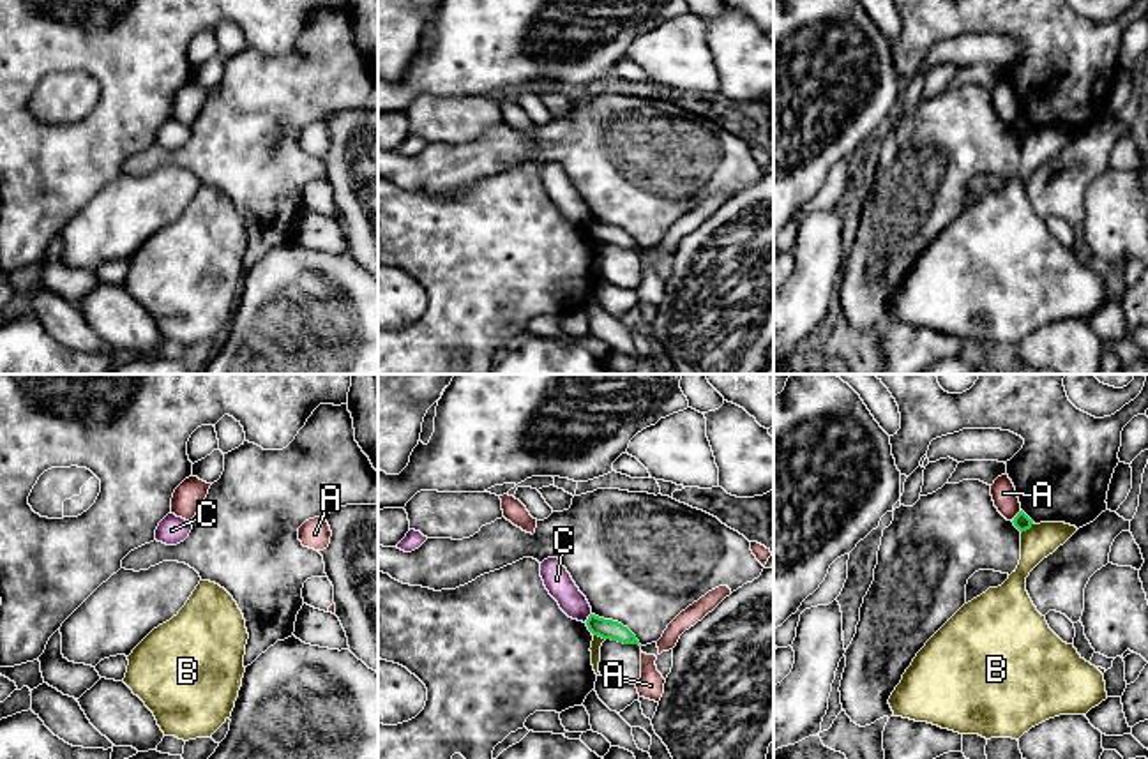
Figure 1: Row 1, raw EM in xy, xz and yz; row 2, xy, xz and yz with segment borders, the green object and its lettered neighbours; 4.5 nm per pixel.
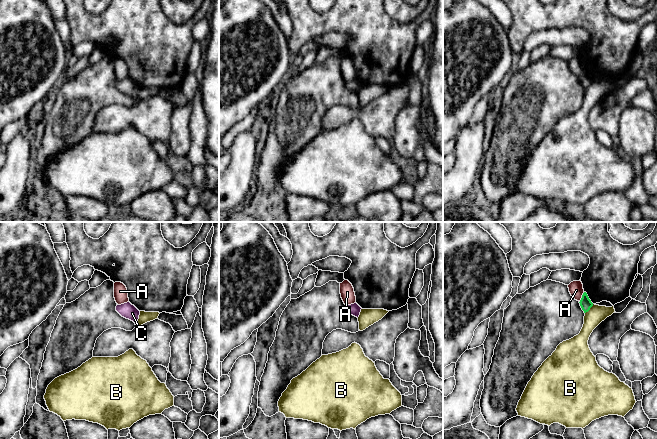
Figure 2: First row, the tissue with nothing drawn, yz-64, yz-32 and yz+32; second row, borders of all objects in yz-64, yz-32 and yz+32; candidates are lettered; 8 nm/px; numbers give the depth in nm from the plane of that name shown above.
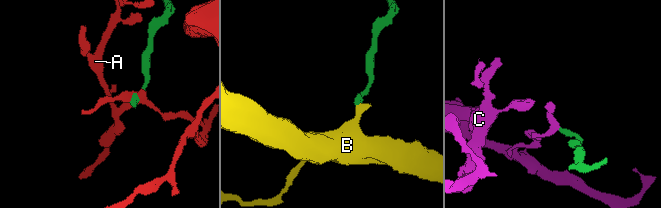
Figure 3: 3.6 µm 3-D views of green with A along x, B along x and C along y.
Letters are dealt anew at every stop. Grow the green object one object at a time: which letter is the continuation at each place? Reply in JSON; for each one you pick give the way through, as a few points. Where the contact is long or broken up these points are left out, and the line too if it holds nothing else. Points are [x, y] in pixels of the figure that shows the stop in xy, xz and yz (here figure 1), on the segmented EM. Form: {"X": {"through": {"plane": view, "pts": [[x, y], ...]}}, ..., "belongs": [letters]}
{"belongs": []}

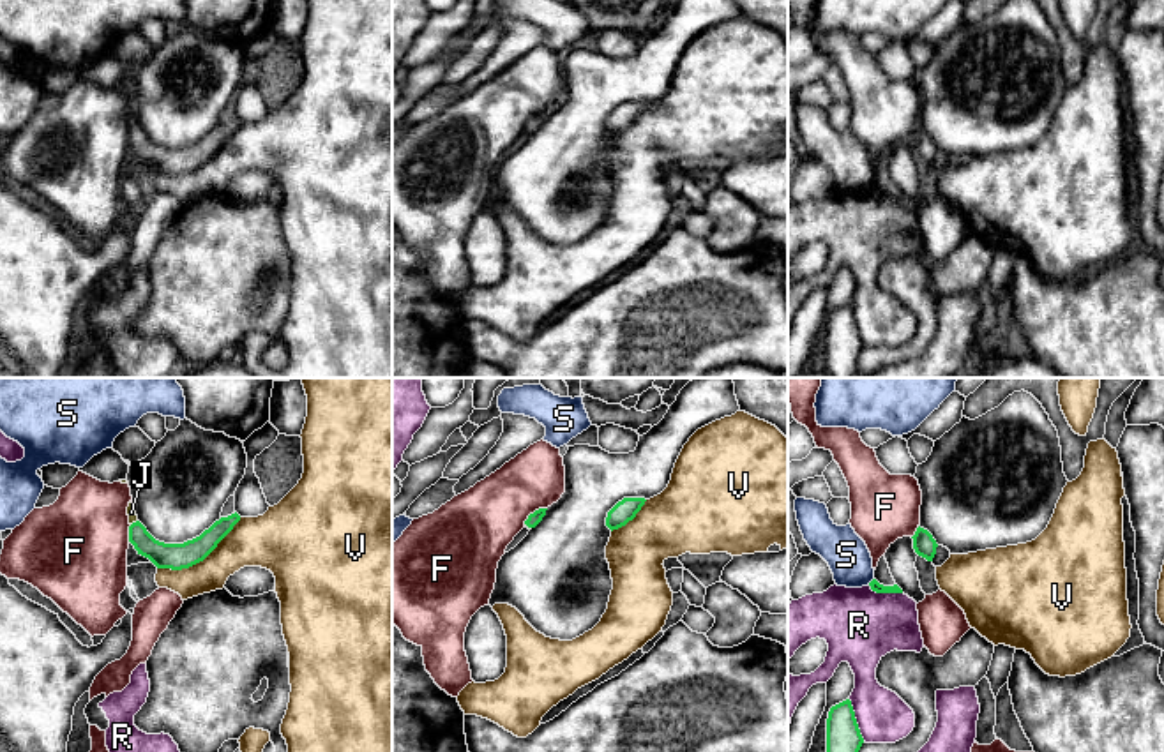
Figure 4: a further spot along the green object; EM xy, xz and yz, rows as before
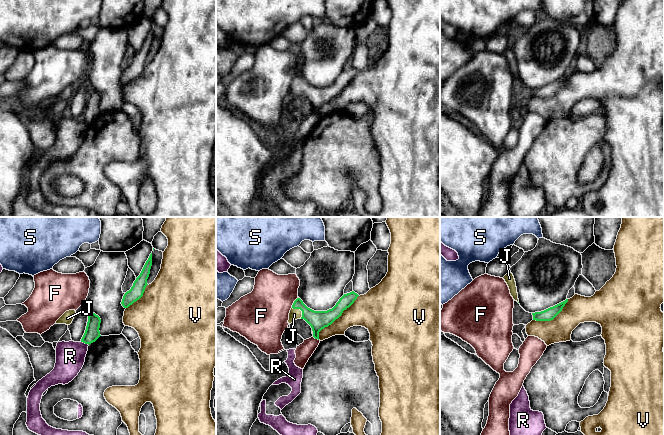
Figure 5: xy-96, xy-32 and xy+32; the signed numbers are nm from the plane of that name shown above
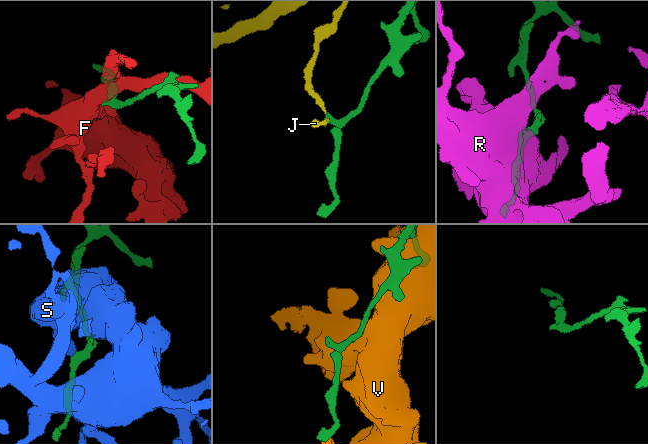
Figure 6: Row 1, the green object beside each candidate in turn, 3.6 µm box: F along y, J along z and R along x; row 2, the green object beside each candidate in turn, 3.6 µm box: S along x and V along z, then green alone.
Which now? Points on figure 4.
{"belongs": ["J"]}

